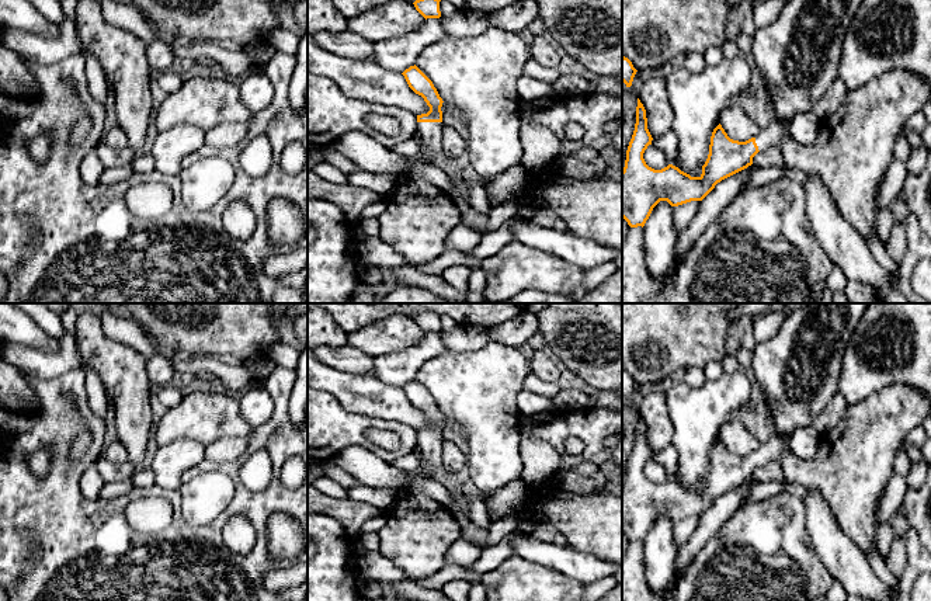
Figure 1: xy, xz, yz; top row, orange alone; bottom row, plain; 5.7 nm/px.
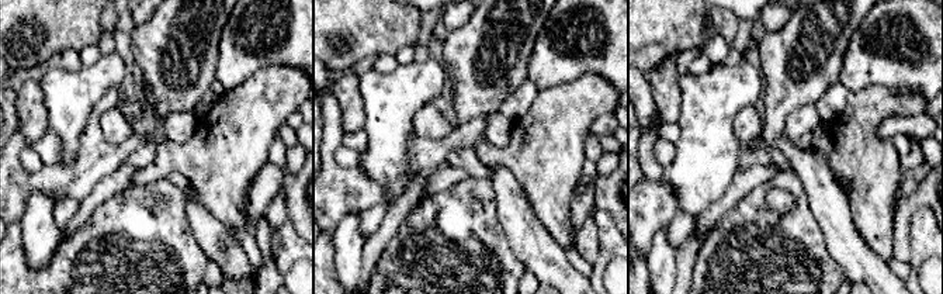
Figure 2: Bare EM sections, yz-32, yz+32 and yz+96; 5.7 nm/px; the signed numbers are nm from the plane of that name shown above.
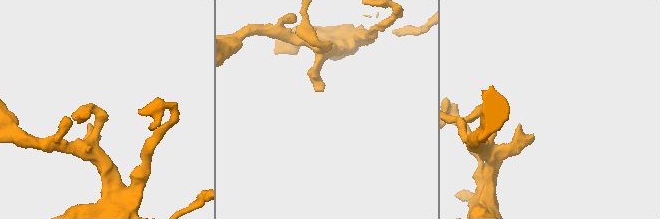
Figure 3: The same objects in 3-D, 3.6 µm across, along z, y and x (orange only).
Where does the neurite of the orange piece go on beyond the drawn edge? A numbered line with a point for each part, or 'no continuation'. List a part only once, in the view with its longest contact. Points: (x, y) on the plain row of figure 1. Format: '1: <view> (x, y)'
1: xz (430, 448)

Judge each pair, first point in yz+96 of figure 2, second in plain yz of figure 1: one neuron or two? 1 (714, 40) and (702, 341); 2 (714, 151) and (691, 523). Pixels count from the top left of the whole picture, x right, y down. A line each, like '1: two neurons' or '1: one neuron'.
1: two neurons
2: two neurons

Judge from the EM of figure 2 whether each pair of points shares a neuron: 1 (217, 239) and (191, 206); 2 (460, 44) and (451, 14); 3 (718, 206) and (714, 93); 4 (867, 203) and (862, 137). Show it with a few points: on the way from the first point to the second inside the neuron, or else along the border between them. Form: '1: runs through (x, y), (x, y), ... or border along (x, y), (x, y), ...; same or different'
1: runs through (208, 231), (197, 214); same
2: border along (472, 14), (465, 23), (449, 31); different
3: border along (737, 172), (730, 187), (697, 217); different
4: runs through (867, 186), (867, 168), (862, 162), (862, 154); same

